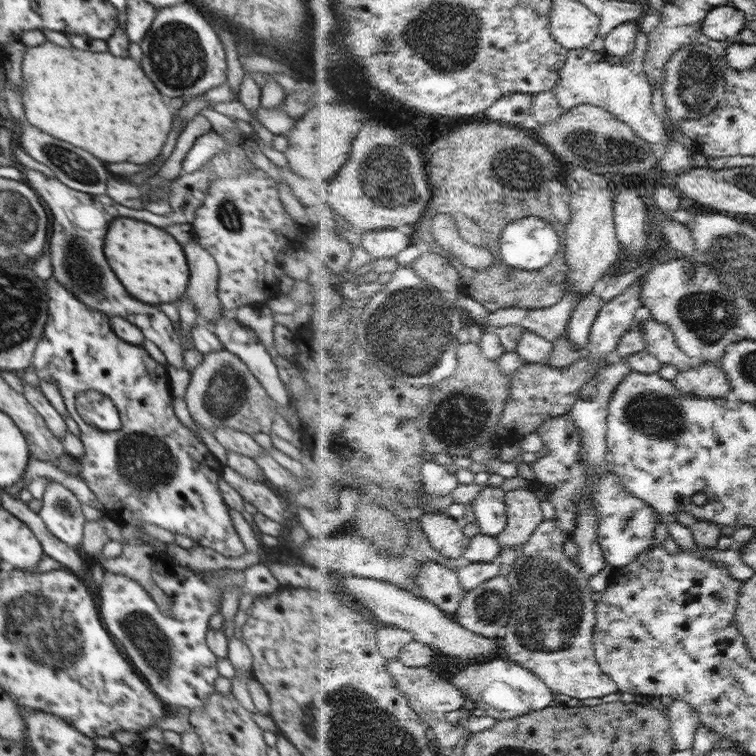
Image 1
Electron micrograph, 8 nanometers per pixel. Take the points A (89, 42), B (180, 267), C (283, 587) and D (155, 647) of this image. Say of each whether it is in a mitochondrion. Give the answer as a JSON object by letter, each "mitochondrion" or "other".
{"A":"other","B":"other","C":"other","D":"mitochondrion"}

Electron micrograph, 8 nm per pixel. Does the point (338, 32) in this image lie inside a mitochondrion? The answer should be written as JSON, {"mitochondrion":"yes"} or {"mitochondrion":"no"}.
{"mitochondrion":"no"}

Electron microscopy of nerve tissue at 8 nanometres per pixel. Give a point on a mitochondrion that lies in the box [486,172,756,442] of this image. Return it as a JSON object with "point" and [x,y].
{"point":[708,314]}

